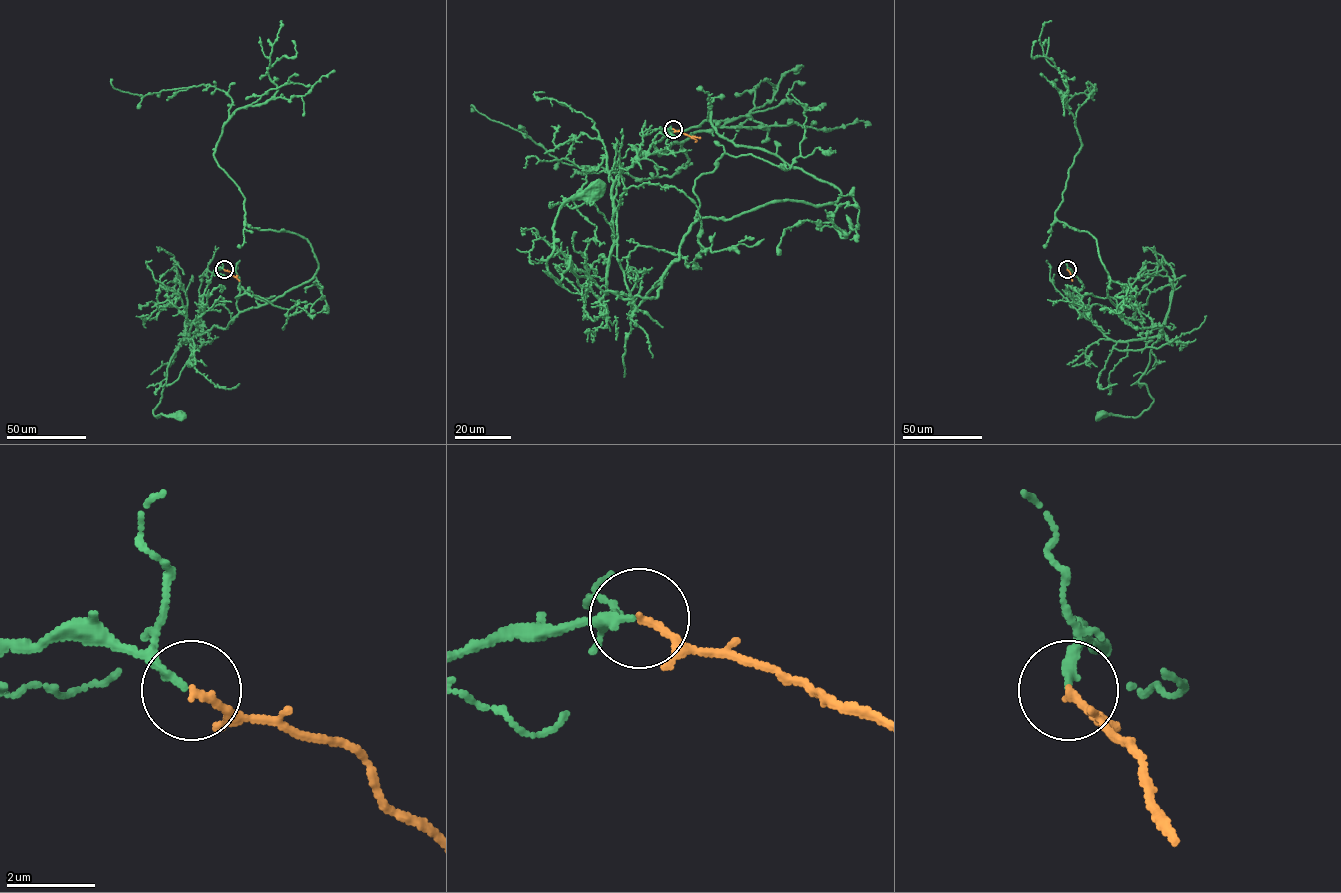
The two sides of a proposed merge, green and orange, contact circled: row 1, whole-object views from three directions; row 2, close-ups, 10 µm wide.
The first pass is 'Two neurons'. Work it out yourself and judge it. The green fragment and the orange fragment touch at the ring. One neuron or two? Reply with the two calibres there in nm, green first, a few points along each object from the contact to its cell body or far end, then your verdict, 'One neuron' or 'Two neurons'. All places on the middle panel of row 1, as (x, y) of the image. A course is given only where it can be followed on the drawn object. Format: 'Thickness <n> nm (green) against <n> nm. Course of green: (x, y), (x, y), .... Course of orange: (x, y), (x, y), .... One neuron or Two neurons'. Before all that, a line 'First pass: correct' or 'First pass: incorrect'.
First pass: incorrect
Thickness 190 nm (green) against 160 nm. Course of green: (672, 128), (616, 177), (603, 291), (570, 256), (559, 282), (547, 270), (559, 208), (594, 188). Course of orange: (673, 128), (700, 138). One neuron

